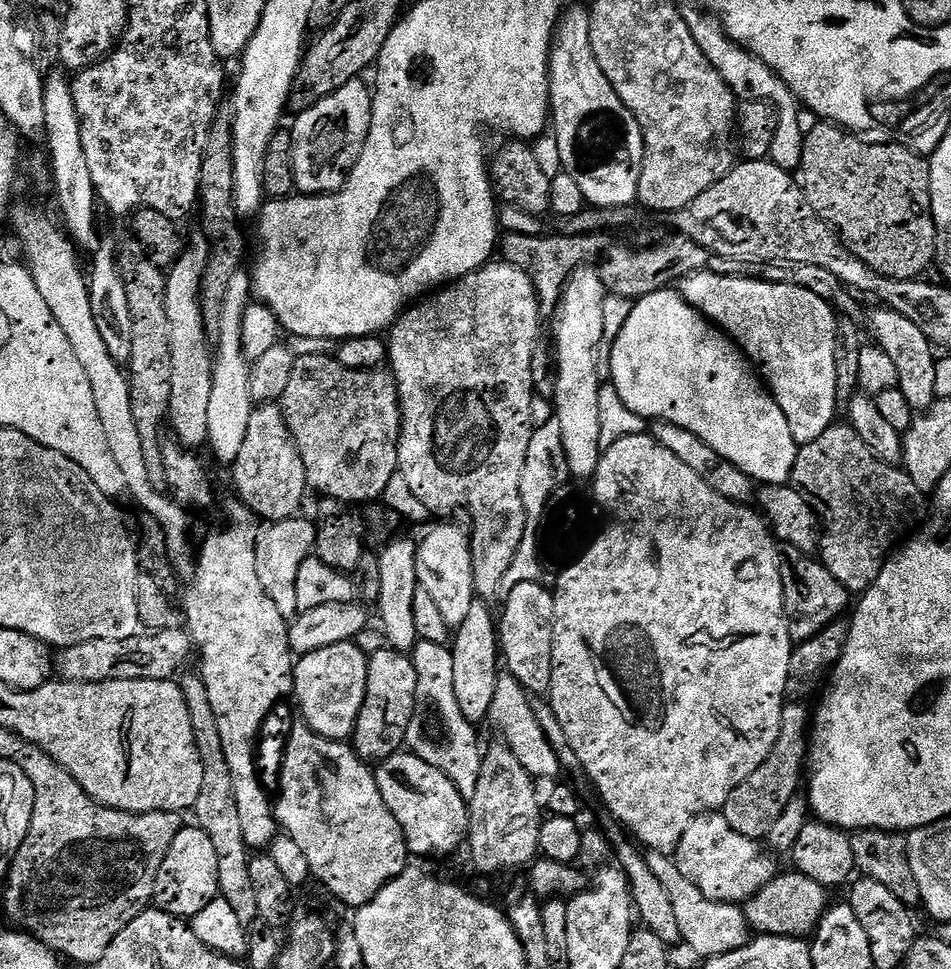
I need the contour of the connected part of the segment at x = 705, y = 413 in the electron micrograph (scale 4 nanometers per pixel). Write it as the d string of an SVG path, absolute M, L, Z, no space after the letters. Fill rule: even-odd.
M659 290L642 297L633 303L630 318L626 318L626 326L622 326L622 330L618 334L616 340L611 341L612 357L607 357L606 368L612 371L610 382L618 390L618 395L622 398L622 402L629 408L633 414L641 416L648 422L663 422L665 424L673 424L674 426L682 426L682 430L686 430L690 434L694 434L698 438L702 438L702 442L706 446L710 446L710 450L714 450L724 460L732 463L740 472L745 472L753 482L759 482L764 486L784 486L792 479L792 467L796 461L798 446L794 442L794 434L790 434L790 422L786 422L786 414L782 414L782 410L778 406L776 399L770 395L762 383L761 377L754 371L753 365L750 363L743 351L725 333L721 332L712 321L706 319L701 312L697 312L695 308L691 308L685 302L679 291Z

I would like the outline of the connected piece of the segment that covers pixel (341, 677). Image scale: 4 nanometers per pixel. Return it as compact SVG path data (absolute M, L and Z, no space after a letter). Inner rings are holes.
M359 643L335 644L299 657L294 664L294 700L300 703L303 723L327 740L347 741L355 733L358 716L368 686L368 656L360 653Z

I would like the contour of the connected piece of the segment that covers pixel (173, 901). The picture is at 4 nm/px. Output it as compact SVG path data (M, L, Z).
M199 826L191 827L181 827L166 854L166 862L162 862L162 870L158 870L156 875L155 907L181 918L196 916L202 906L217 899L220 891L218 854L214 850L214 842L210 842L210 838Z

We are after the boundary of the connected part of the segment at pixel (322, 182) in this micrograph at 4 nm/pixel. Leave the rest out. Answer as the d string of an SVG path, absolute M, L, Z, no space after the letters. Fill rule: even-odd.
M363 79L351 80L334 94L299 113L292 133L292 161L296 188L310 196L339 192L352 175L372 121L372 92Z

